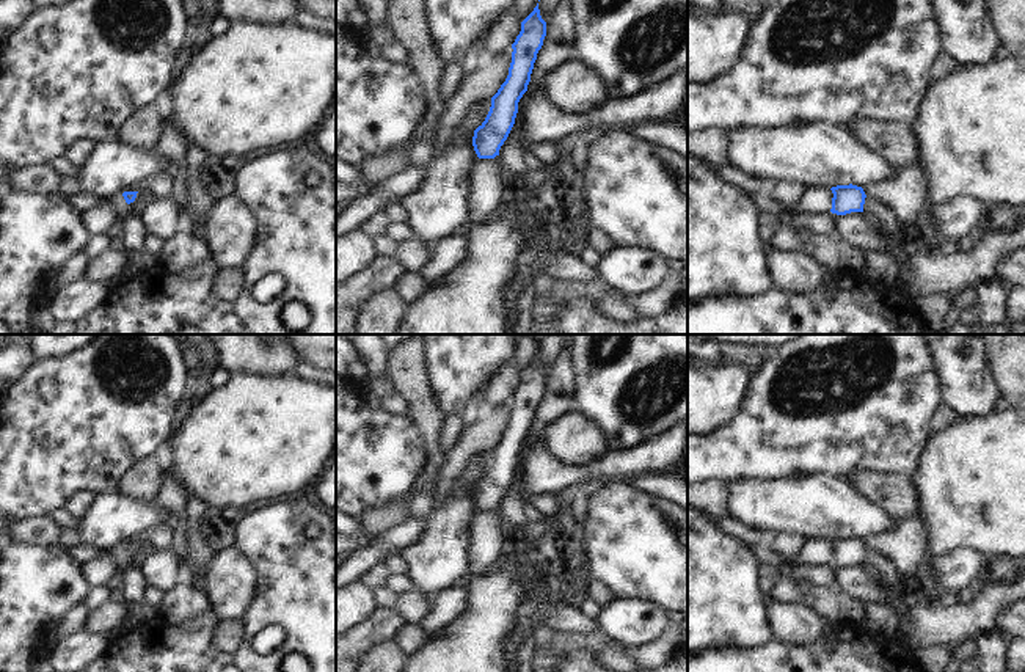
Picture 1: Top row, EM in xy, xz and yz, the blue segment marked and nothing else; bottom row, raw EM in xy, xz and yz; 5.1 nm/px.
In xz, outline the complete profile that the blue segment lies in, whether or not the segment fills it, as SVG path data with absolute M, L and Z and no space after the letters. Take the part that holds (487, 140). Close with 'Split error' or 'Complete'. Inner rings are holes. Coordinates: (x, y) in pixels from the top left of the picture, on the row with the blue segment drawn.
M538 3L521 22L521 31L512 44L509 75L491 97L485 121L474 130L472 146L479 159L494 159L507 140L518 113L518 102L527 91L537 53L546 36L546 22L540 16Z. Complete.

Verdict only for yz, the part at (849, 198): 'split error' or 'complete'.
complete

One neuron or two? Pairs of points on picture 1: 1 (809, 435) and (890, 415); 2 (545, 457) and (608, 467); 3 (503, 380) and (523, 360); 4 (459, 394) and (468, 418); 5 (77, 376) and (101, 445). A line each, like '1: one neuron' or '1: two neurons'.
1: one neuron
2: one neuron
3: two neurons
4: two neurons
5: one neuron

